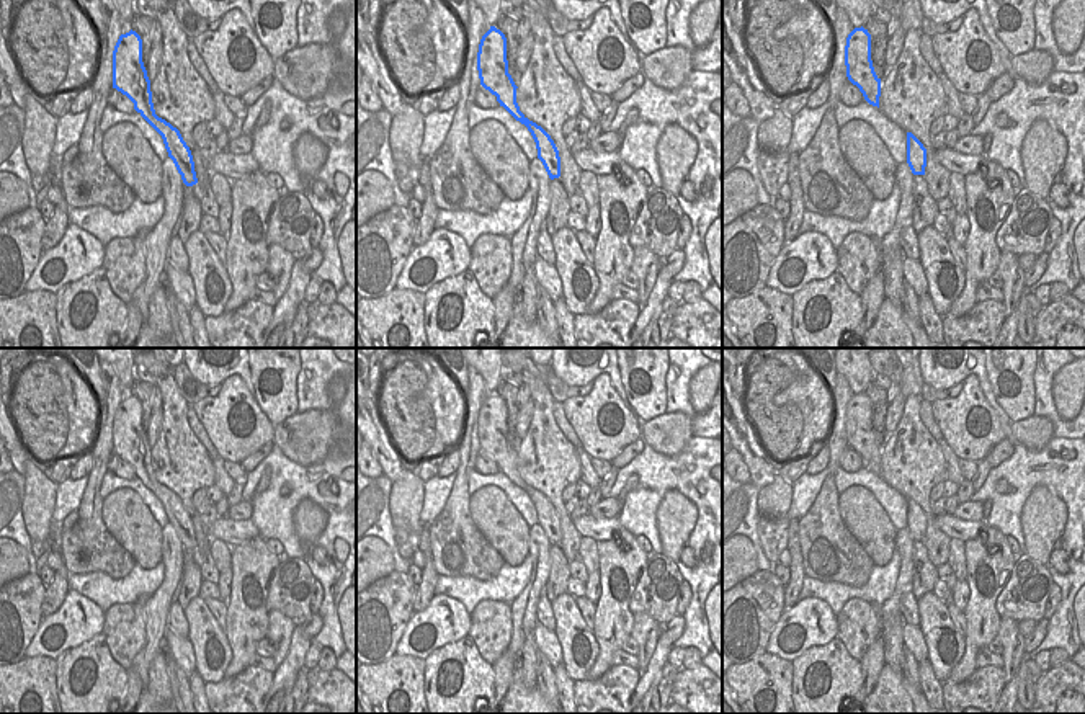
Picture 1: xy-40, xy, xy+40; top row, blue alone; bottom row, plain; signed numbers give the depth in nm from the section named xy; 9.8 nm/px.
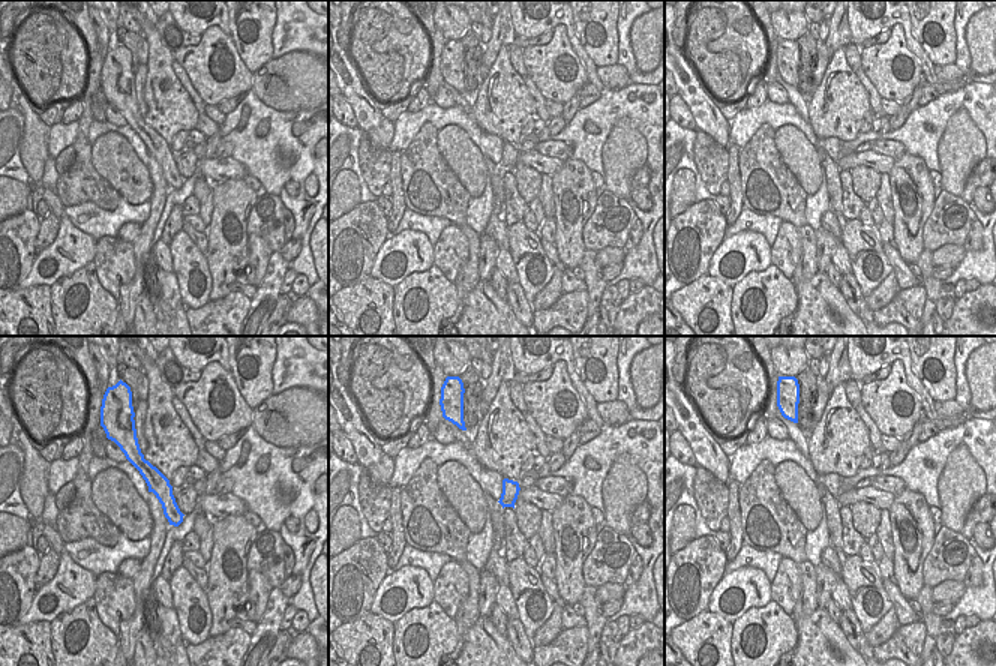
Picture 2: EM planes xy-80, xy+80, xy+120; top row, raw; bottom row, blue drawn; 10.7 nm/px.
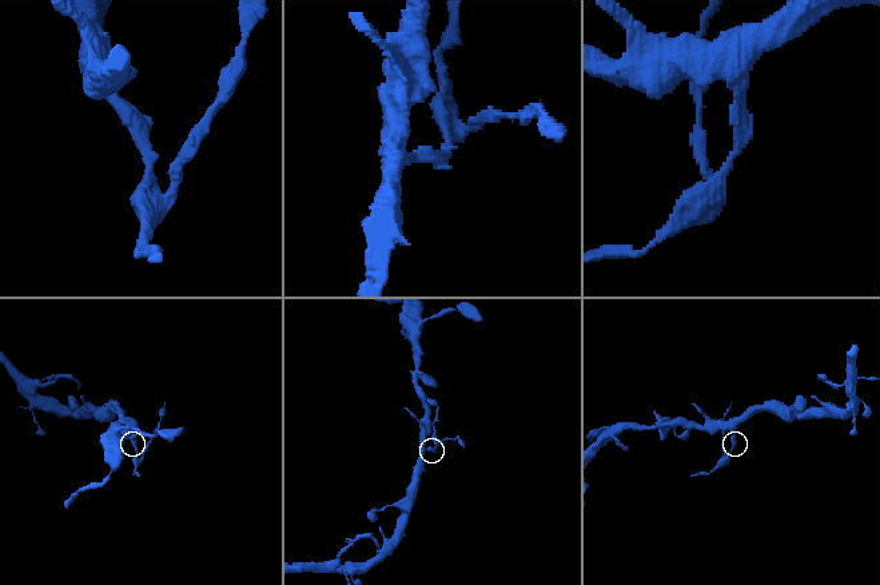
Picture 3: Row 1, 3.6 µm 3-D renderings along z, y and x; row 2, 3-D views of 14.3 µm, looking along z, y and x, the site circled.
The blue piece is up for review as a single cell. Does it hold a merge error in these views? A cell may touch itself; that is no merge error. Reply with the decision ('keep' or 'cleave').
cleave

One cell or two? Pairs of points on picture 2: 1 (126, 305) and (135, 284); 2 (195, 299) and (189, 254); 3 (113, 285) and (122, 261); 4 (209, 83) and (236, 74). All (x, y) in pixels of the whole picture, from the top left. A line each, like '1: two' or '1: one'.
1: one
2: one
3: one
4: one

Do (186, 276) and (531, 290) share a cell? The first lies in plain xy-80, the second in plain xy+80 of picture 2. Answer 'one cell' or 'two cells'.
one cell

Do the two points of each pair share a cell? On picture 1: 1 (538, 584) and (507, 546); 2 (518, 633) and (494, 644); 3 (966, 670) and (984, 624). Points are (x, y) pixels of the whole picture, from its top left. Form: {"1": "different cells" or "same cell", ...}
{"1": "different cells", "2": "different cells", "3": "same cell"}

